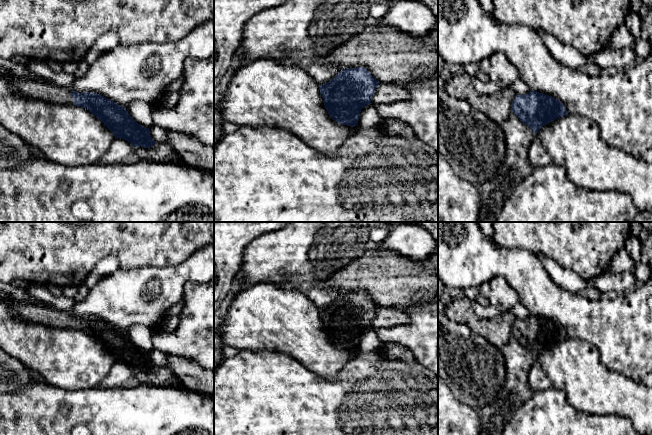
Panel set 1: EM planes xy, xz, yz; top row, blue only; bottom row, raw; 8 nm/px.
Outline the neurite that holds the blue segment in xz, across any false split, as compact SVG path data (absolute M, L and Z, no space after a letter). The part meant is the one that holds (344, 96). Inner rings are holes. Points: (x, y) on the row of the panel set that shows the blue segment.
M364 67L345 68L332 80L320 85L320 94L329 116L341 125L354 127L358 124L361 109L372 104L371 97L380 84Z

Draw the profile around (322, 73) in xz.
M318 62L313 63L306 72L320 86L332 80L343 69L340 65Z

